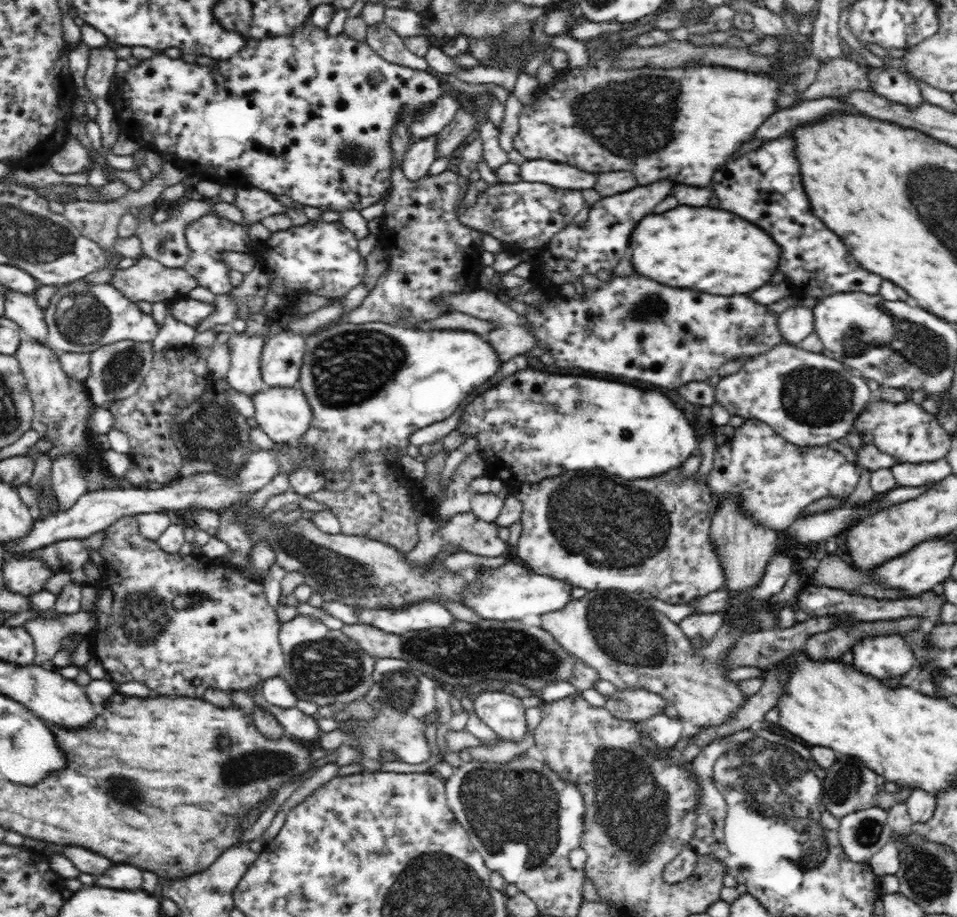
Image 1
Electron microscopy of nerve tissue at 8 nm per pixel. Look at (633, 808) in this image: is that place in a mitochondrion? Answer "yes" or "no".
yes

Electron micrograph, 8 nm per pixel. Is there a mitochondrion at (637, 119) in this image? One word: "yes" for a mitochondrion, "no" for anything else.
yes

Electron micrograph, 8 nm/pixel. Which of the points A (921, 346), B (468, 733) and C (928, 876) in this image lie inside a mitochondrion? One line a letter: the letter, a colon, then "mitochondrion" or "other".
A: mitochondrion
B: other
C: mitochondrion

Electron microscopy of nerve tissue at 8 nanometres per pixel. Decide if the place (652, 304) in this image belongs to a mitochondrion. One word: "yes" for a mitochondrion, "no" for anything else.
yes

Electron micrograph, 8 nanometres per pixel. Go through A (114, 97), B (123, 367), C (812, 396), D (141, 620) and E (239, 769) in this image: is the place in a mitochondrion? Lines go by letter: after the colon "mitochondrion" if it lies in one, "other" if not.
A: other
B: mitochondrion
C: mitochondrion
D: mitochondrion
E: mitochondrion

